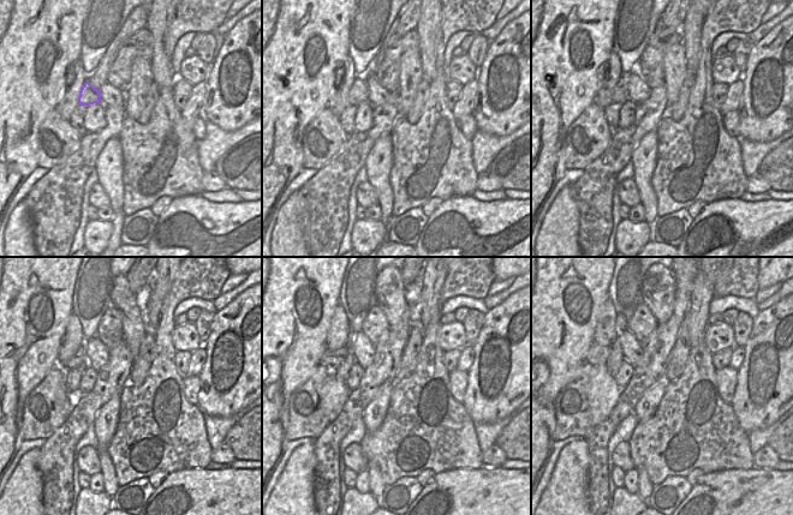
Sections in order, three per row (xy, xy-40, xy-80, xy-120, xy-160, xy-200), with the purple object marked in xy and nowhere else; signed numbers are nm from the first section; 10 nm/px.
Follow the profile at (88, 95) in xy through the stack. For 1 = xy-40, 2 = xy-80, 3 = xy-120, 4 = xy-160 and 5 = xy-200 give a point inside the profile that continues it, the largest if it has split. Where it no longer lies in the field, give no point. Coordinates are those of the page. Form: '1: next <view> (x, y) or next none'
1: next xy-40 (358, 93)
2: next xy-80 (619, 94)
3: next xy-120 (79, 360)
4: next xy-160 (332, 359)
5: next xy-200 (597, 354)

